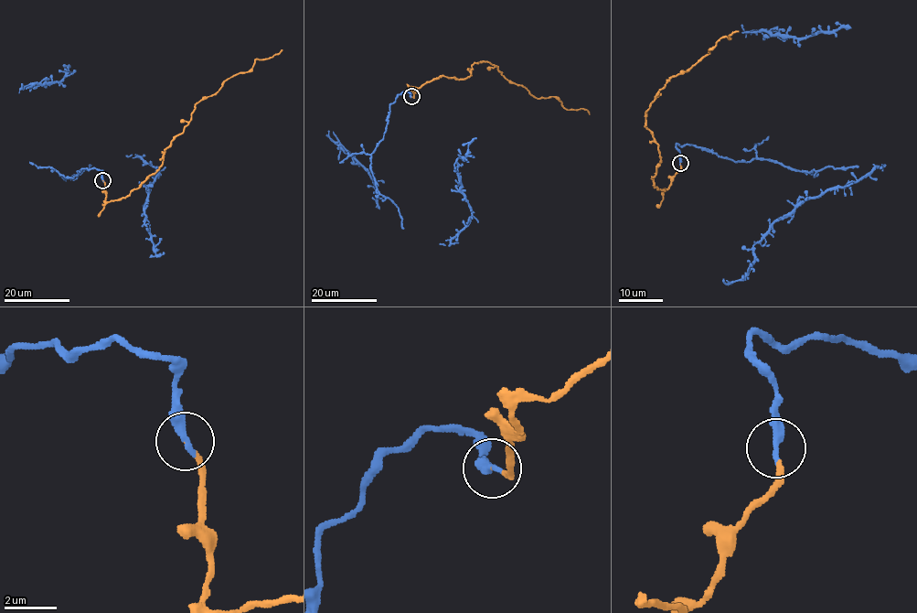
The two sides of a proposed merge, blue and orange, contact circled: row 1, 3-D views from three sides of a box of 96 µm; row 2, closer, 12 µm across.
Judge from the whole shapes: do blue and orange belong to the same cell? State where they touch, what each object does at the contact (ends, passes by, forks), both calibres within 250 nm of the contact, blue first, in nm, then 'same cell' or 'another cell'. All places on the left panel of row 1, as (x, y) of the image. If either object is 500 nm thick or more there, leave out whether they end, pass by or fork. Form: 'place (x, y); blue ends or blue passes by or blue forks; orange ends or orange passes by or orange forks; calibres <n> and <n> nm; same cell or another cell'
place (102, 180); blue ends; orange ends; calibres 360 and 110 nm; same cell

